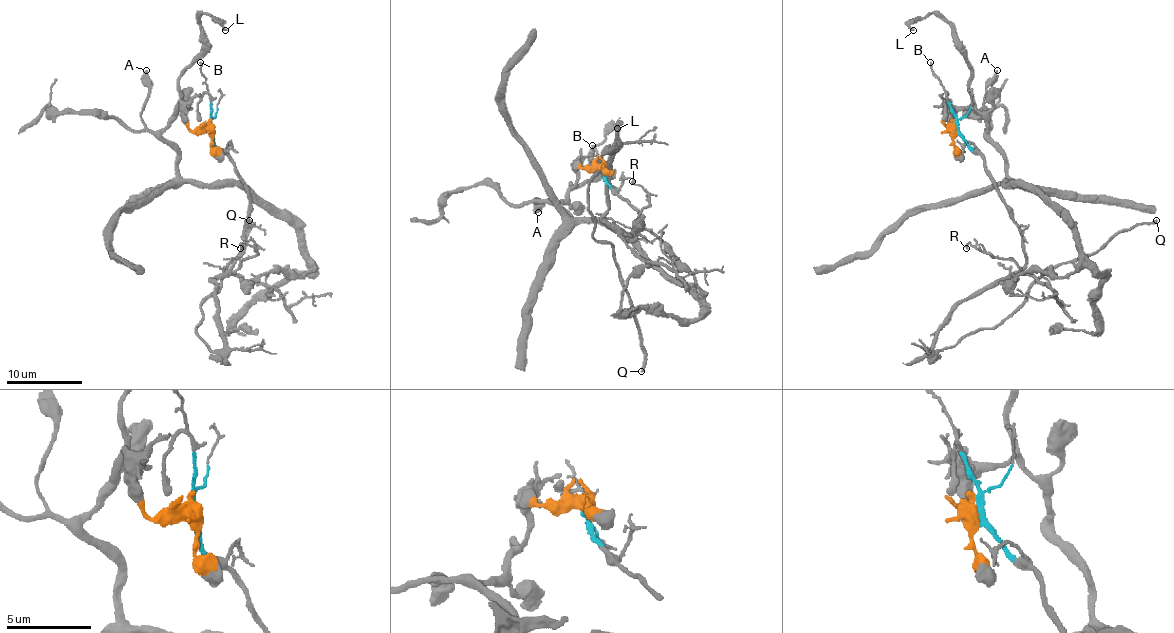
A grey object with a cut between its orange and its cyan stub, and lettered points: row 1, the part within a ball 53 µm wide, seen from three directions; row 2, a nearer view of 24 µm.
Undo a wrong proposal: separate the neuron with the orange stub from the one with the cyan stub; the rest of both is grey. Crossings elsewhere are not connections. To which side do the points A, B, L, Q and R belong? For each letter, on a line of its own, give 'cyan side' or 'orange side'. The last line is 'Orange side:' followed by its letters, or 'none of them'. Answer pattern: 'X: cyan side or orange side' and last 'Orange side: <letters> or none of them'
A: orange side
B: cyan side
L: orange side
Q: cyan side
R: cyan side
Orange side: A, L

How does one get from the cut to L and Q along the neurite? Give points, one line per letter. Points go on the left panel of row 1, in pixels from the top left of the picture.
L: (211, 129), (192, 131), (184, 119), (180, 74), (201, 51), (201, 13), (214, 17), (226, 30)
Q: (211, 129), (249, 199), (243, 250), (212, 279), (216, 351), (197, 336), (201, 303), (241, 252), (249, 220)

